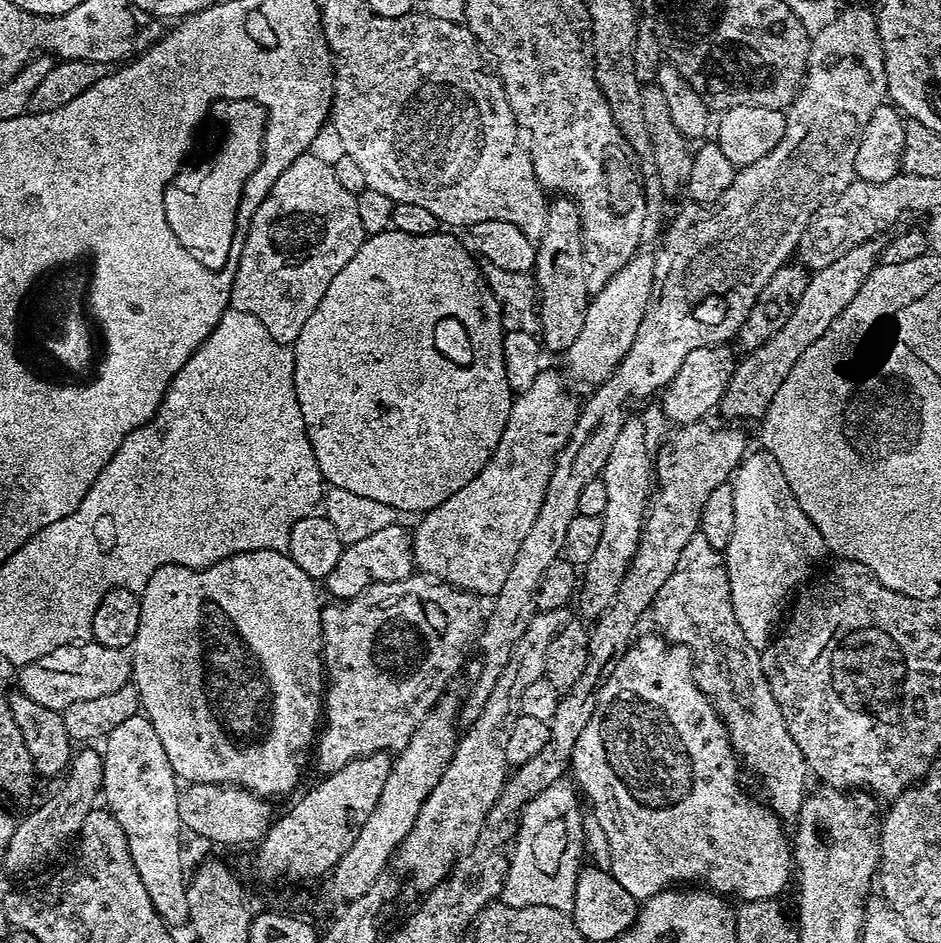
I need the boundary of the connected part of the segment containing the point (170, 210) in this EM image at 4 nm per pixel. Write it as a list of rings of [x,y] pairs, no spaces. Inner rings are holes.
[[[217,100],[210,112],[213,117],[216,115],[216,120],[224,131],[224,137],[220,140],[220,149],[217,150],[208,173],[192,189],[170,186],[164,191],[166,222],[168,224],[174,222],[176,226],[174,238],[178,238],[178,242],[182,242],[184,249],[192,256],[200,250],[204,256],[214,256],[216,246],[220,248],[228,246],[236,198],[243,192],[247,179],[260,165],[263,150],[266,147],[264,131],[267,133],[270,128],[268,113],[261,104],[253,100]],[[190,220],[198,220],[198,222],[206,220],[206,222],[218,222],[218,224],[198,224],[198,226],[186,224],[184,226],[184,222],[190,222]]]

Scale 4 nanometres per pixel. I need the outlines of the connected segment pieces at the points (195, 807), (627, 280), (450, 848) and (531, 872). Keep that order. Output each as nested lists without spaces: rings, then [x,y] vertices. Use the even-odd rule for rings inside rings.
[[[185,783],[178,794],[178,818],[181,829],[193,832],[216,844],[252,844],[263,840],[274,819],[267,799],[230,784]]]
[[[637,254],[622,270],[606,282],[601,292],[589,299],[586,310],[586,322],[582,322],[582,334],[574,338],[574,346],[566,353],[568,359],[567,379],[576,384],[595,386],[603,384],[612,377],[612,371],[622,362],[624,355],[634,342],[634,334],[638,334],[638,326],[642,326],[642,318],[652,300],[652,279],[654,278],[655,255]]]
[[[559,608],[553,612],[537,611],[530,618],[530,626],[526,626],[522,638],[514,642],[510,662],[506,662],[478,718],[467,725],[468,733],[459,737],[452,760],[446,766],[438,786],[434,786],[426,802],[422,802],[418,818],[414,818],[412,829],[398,849],[398,860],[400,856],[401,862],[412,871],[412,884],[421,888],[421,893],[427,894],[434,886],[441,884],[451,874],[457,860],[472,849],[474,842],[478,842],[478,834],[482,834],[484,829],[484,820],[510,772],[504,747],[508,728],[520,710],[522,690],[526,690],[530,682],[542,679],[550,638],[554,638],[556,631],[569,619],[568,608]]]
[[[561,782],[546,786],[546,790],[537,794],[520,811],[520,822],[504,879],[503,903],[515,908],[550,906],[554,910],[571,913],[574,888],[564,888],[564,880],[576,875],[573,872],[560,872],[560,860],[556,860],[556,868],[552,868],[552,852],[564,852],[564,836],[586,836],[586,832],[564,832],[564,828],[560,828],[564,820],[568,820],[568,824],[576,824],[576,828],[586,828],[586,818],[580,813],[581,797],[577,789],[569,784]],[[544,868],[552,868],[552,872],[544,872]],[[544,892],[548,892],[548,896],[544,896]]]

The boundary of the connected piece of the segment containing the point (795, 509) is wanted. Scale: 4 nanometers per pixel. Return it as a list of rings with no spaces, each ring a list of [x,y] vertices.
[[[752,450],[745,455],[731,481],[734,490],[734,538],[730,538],[730,546],[724,549],[723,554],[724,565],[728,568],[734,618],[738,618],[742,634],[746,634],[746,642],[763,650],[772,643],[774,633],[785,615],[784,599],[788,595],[789,599],[813,575],[812,567],[826,556],[826,549],[822,534],[814,522],[810,522],[802,506],[798,506],[790,490],[790,482],[786,482],[786,474],[782,474],[782,466],[778,466],[778,458],[767,450],[759,451]]]

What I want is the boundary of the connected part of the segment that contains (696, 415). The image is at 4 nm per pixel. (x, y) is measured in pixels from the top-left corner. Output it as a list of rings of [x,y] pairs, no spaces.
[[[729,345],[714,347],[698,346],[698,350],[686,354],[678,374],[662,389],[664,396],[664,416],[673,420],[673,425],[698,424],[705,419],[708,412],[714,412],[720,405],[720,400],[732,380],[733,370],[738,363]]]

